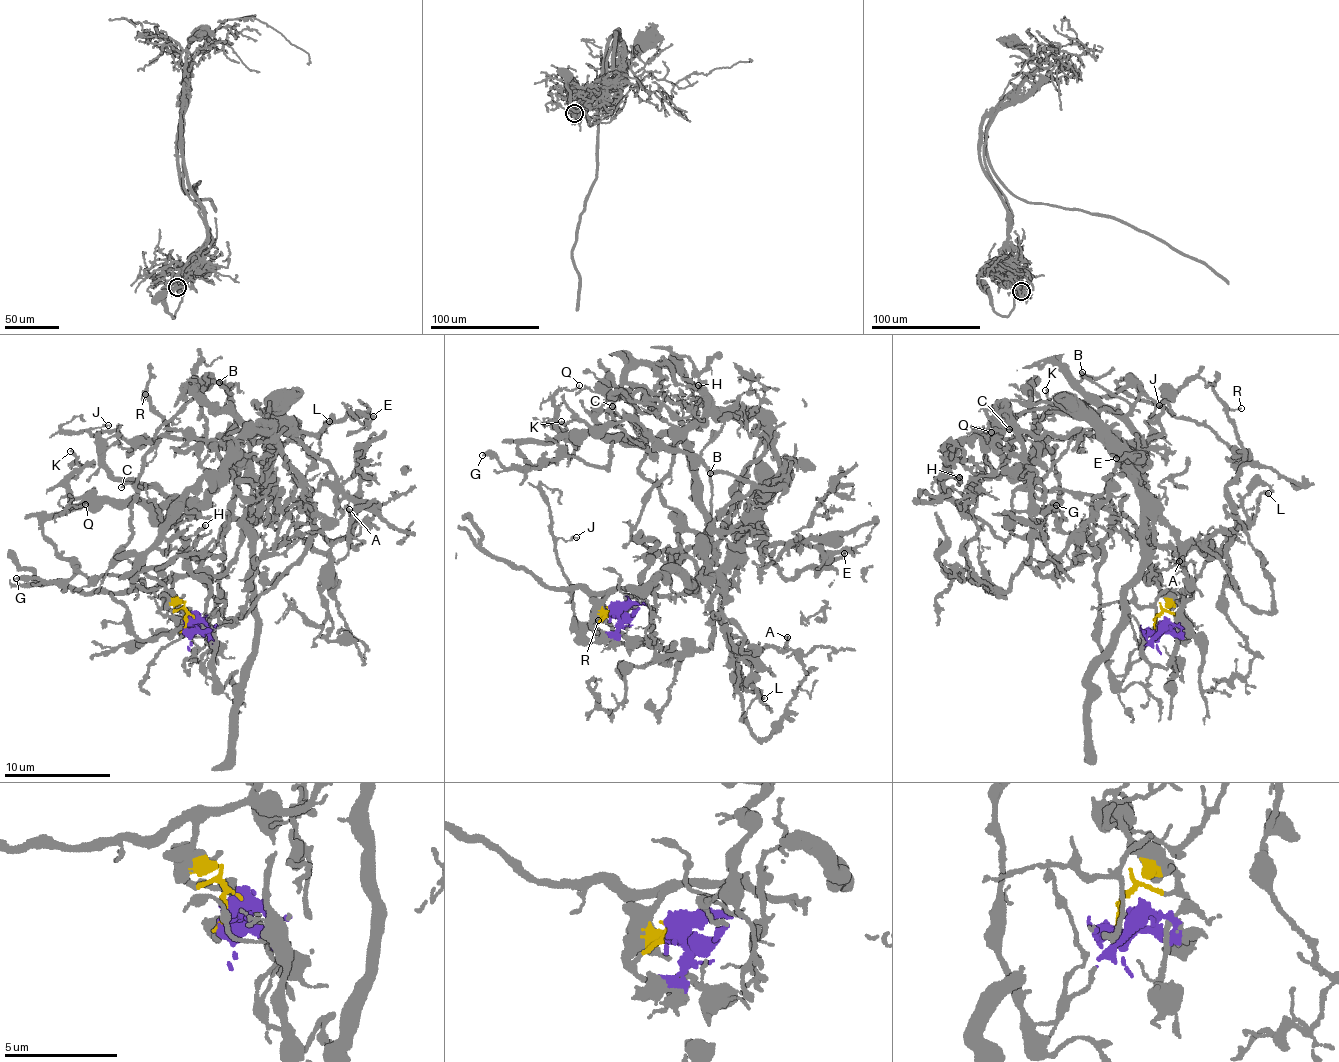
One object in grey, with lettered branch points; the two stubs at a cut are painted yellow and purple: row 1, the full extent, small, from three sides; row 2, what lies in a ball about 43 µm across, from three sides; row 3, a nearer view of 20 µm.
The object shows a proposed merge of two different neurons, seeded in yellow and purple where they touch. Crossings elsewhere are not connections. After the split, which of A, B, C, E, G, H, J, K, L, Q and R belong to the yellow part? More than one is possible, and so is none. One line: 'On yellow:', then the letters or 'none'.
On yellow: A, B, E, J, L, R

